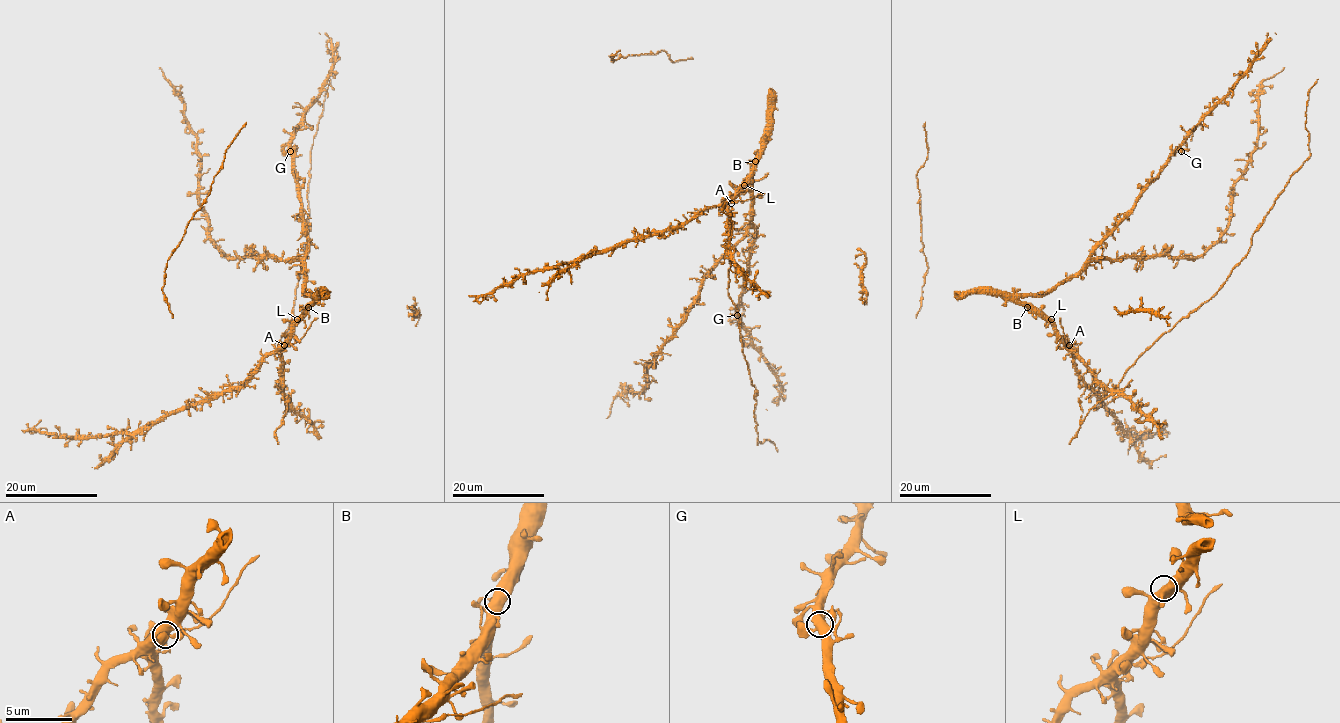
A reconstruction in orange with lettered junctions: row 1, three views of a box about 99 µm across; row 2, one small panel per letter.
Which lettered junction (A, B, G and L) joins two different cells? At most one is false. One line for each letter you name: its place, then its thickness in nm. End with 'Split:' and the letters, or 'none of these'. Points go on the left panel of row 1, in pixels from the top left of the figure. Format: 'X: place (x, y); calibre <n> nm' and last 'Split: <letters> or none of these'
A: place (284, 345); calibre 480 nm
Split: A

